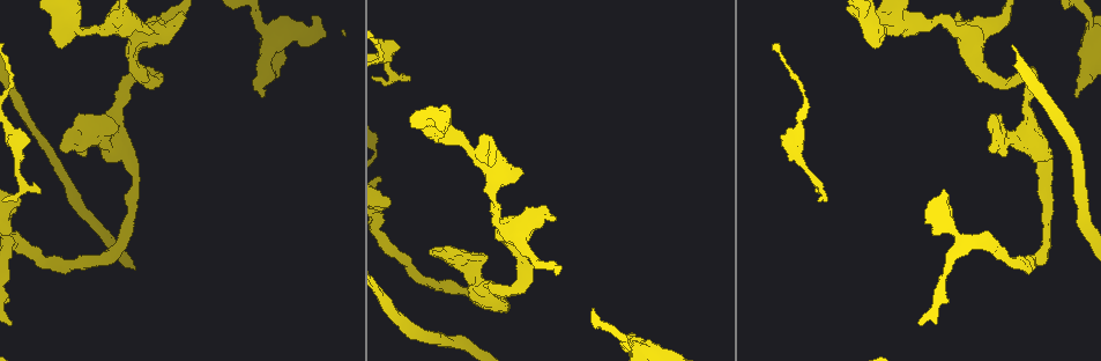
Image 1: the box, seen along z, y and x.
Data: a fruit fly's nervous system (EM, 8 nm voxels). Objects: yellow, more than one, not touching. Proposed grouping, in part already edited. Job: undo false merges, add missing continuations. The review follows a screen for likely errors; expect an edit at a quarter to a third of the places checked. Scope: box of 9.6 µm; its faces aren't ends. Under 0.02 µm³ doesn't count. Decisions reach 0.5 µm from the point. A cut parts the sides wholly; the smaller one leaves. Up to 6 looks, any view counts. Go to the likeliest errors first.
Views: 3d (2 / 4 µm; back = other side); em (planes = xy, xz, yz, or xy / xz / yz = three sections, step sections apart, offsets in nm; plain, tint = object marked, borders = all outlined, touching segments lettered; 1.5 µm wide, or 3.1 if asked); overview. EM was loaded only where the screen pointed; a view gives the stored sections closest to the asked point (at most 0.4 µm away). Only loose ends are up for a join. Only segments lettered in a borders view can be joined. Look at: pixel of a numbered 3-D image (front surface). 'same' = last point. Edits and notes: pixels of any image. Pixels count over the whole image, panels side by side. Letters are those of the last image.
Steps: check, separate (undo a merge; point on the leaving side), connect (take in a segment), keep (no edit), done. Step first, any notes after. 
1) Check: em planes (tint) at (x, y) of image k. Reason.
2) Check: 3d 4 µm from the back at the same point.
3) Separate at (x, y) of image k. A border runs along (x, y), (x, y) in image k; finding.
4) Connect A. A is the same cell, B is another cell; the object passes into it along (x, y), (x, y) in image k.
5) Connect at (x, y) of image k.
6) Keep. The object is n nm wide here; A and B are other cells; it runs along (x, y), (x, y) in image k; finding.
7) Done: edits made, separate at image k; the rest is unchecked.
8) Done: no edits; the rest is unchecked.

Check: em xz step 8 (tint) at (625, 346) of image 1. Sudden change in width.

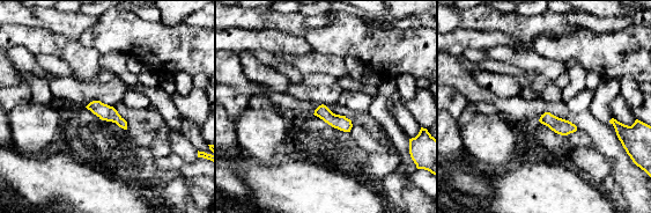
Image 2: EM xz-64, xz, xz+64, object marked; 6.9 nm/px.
Check: em xy step 8 (borders) at the same point.

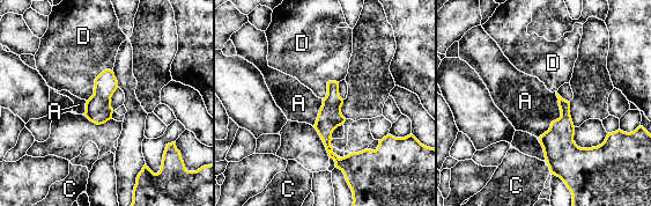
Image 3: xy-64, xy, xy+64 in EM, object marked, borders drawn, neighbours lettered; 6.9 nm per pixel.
Keep. The object is 80 nm wide here; the longest contact is with A, 340 nm; A, C and D are other cells; one cell here.

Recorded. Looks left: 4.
Check: 3d 4 µm at (819, 193) of image 1. Thin end.

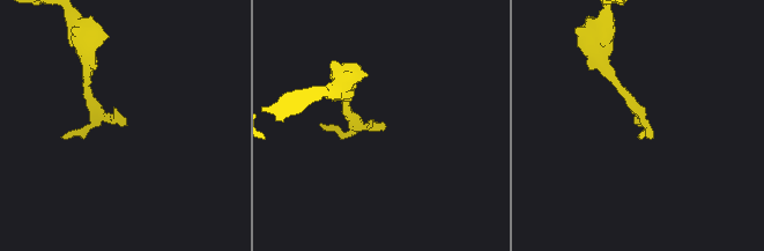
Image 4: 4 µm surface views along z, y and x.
Check: em planes (borders) at (640, 125) of image 4. Shape alone is not enough.

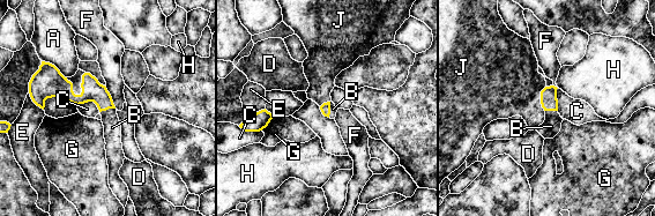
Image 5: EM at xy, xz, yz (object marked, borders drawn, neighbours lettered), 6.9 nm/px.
Connect B. B is the same cell, A, C, D, E, F, G, H and J are other cells; the cell continues.

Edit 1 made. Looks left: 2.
Done: edits made, connect at image 5; the rest is unchecked.

